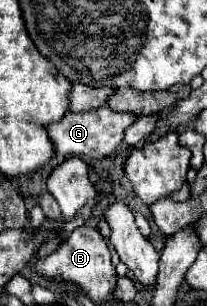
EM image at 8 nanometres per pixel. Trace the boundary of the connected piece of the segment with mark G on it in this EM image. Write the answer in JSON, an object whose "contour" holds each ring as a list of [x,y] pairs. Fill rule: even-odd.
{"contour":[[[96,107],[92,111],[84,111],[84,113],[66,113],[60,121],[46,125],[48,129],[48,137],[54,143],[56,153],[62,155],[88,155],[94,159],[106,157],[112,151],[116,151],[122,141],[124,141],[124,129],[128,125],[132,125],[136,121],[134,115],[128,113],[116,113],[110,107]]]}

